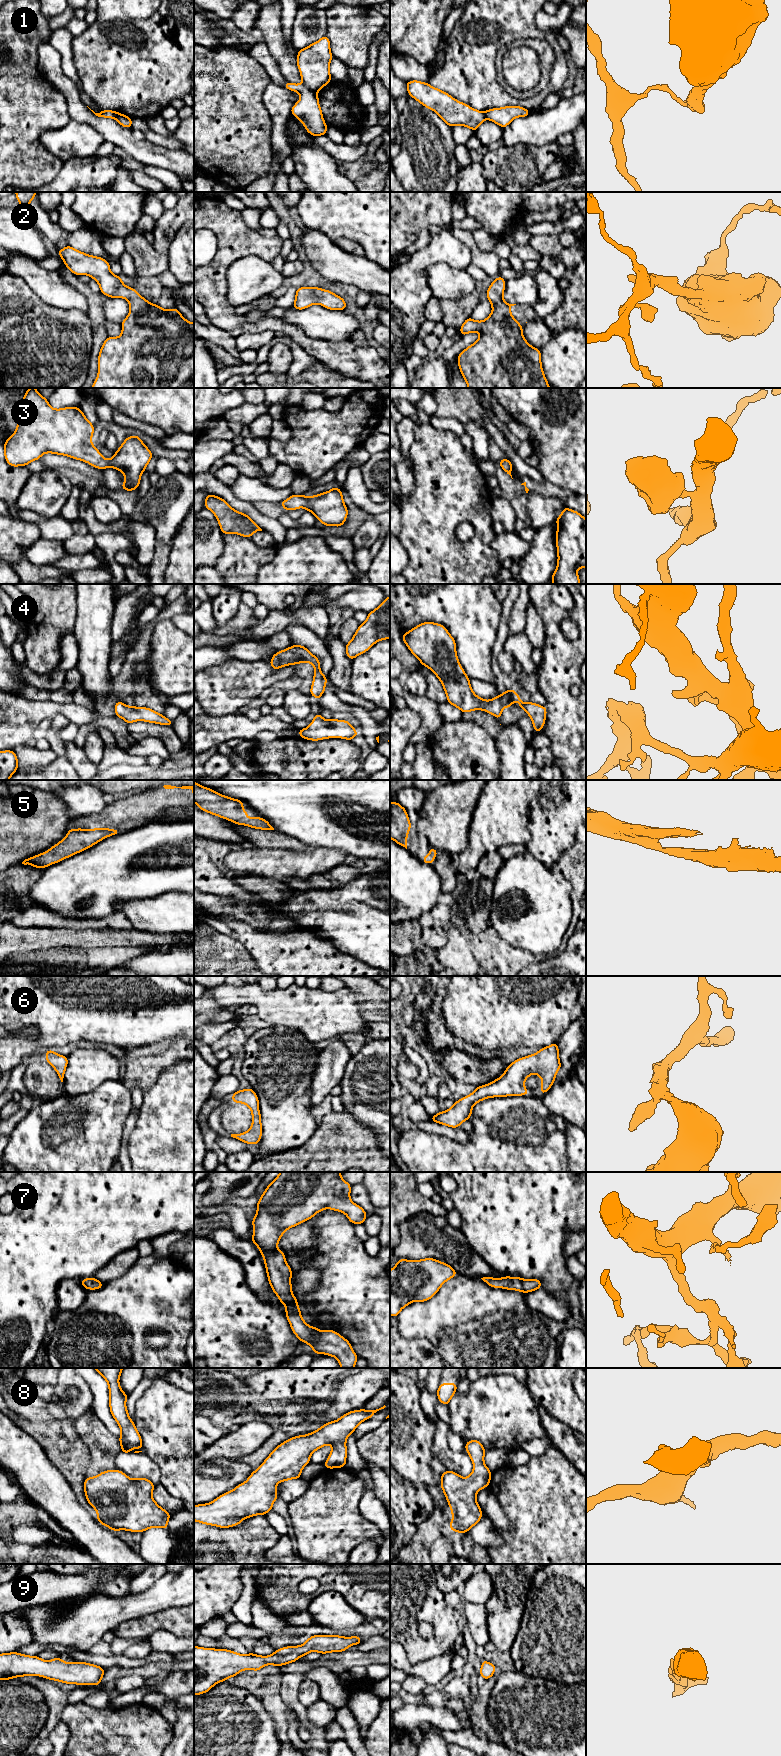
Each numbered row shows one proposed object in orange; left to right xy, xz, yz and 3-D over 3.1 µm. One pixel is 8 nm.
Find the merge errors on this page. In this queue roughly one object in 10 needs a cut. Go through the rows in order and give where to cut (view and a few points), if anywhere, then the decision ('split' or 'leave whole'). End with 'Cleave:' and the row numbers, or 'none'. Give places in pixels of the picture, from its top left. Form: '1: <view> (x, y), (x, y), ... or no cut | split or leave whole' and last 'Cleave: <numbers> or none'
1: xz (303, 83), (316, 92) | split
2: no cut | leave whole
3: no cut | leave whole
4: no cut | leave whole
5: no cut | leave whole
6: no cut | leave whole
7: no cut | leave whole
8: no cut | leave whole
9: no cut | leave whole
Cleave: 1

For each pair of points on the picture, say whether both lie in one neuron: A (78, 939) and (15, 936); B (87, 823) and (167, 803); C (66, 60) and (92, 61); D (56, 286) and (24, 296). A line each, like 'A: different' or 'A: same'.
A: same
B: same
C: different
D: different

